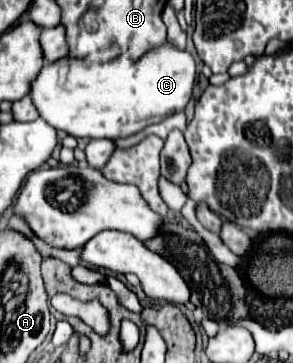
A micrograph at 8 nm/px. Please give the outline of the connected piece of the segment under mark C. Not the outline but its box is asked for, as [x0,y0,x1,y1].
[30,40,196,140]

